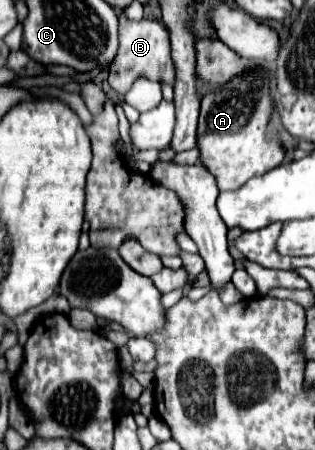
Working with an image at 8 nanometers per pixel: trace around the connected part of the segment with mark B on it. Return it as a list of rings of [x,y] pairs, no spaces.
[[[119,17],[119,51],[109,67],[109,85],[117,93],[125,95],[139,75],[145,75],[151,81],[165,81],[165,83],[173,85],[175,65],[171,61],[169,33],[167,33],[165,25],[161,25],[157,21],[149,21],[149,19],[129,21],[129,19]]]

